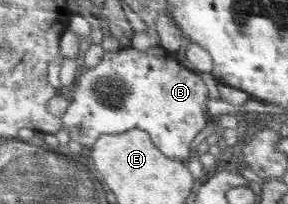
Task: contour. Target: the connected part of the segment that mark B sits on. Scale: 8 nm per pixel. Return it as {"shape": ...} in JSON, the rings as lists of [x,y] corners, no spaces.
{"shape":[[[160,45],[148,47],[144,51],[130,46],[105,52],[100,63],[87,68],[87,71],[83,72],[68,89],[71,93],[71,104],[60,119],[71,140],[79,142],[87,152],[102,135],[125,134],[127,130],[139,128],[150,133],[150,140],[168,159],[187,161],[191,151],[191,141],[195,139],[197,131],[208,125],[207,87],[203,85],[199,75],[179,65],[171,54]]]}

